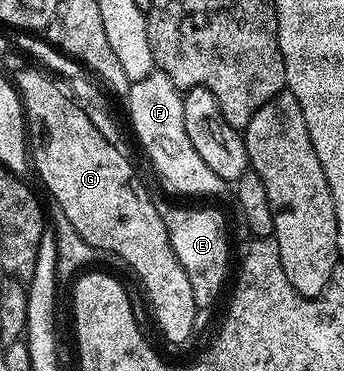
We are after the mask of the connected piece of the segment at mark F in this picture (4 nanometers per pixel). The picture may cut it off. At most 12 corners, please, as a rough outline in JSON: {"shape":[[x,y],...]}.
{"shape":[[154,71],[127,94],[133,133],[181,197],[227,189],[183,125],[183,93]]}

